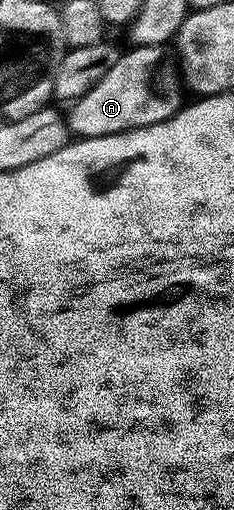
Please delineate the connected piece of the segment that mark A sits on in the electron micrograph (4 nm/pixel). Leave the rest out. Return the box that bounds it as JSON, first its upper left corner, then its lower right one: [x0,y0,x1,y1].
[68,45,184,138]

